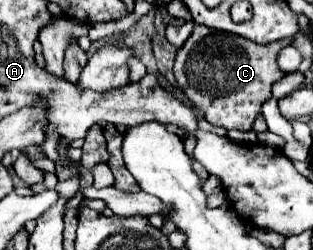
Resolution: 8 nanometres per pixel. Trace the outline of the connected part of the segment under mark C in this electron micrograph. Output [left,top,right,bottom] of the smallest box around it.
[176,25,294,131]

